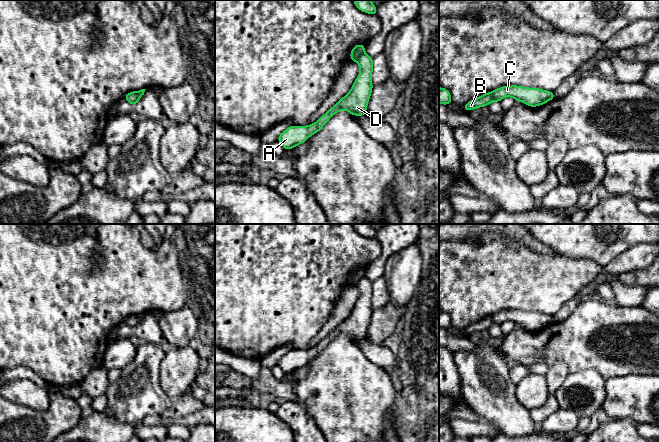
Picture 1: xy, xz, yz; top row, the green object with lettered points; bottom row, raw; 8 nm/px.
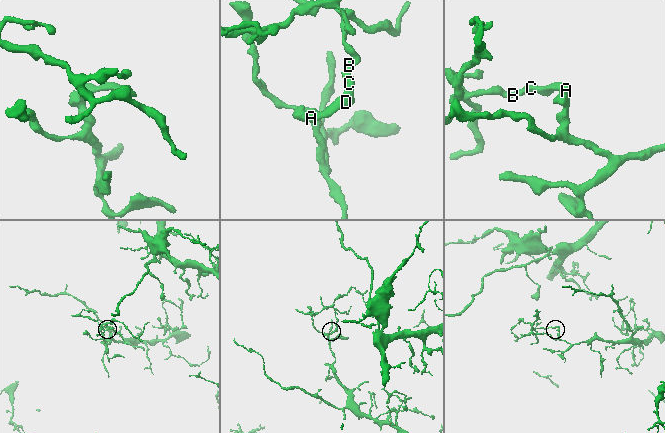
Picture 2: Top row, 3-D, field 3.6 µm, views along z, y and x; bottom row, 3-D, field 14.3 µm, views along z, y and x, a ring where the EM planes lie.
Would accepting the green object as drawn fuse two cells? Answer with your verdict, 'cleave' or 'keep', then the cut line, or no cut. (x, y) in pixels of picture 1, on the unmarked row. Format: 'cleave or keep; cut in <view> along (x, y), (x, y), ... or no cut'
cleave; cut in xz along (364, 275), (355, 284)

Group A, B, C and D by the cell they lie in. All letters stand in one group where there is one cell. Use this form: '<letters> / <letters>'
A C D / B

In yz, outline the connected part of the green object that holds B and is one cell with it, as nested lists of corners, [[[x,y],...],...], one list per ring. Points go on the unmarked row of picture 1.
[[[488,316],[488,317],[481,319],[480,321],[477,321],[473,324],[469,325],[467,328],[462,329],[462,331],[463,331],[463,333],[465,333],[467,335],[471,335],[476,332],[488,330],[493,325],[495,325],[495,323],[494,323],[492,316]]]

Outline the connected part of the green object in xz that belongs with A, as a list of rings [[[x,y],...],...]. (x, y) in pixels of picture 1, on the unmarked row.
[[[365,276],[356,284],[360,296],[347,319],[342,321],[333,331],[322,339],[315,347],[308,350],[288,350],[277,365],[285,374],[290,374],[319,356],[329,343],[339,335],[346,334],[350,338],[360,341],[366,339],[367,329],[372,317],[373,282]]]

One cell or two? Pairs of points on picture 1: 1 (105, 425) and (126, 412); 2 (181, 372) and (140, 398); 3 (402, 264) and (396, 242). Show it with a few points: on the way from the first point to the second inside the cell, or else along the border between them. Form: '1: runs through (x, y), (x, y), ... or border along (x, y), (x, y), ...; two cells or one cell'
1: border along (102, 411), (134, 427); two cells
2: border along (160, 361), (159, 385), (172, 399); two cells
3: border along (414, 243), (394, 252), (387, 259), (384, 268); two cells

